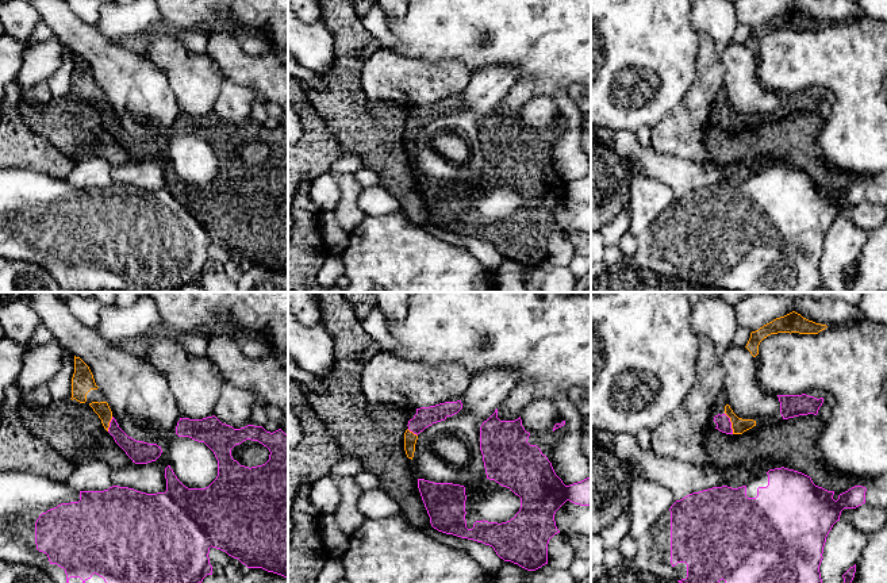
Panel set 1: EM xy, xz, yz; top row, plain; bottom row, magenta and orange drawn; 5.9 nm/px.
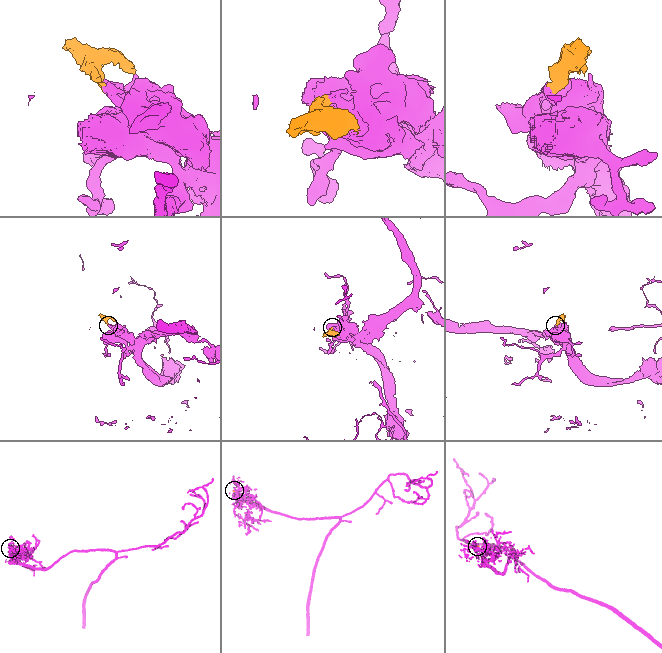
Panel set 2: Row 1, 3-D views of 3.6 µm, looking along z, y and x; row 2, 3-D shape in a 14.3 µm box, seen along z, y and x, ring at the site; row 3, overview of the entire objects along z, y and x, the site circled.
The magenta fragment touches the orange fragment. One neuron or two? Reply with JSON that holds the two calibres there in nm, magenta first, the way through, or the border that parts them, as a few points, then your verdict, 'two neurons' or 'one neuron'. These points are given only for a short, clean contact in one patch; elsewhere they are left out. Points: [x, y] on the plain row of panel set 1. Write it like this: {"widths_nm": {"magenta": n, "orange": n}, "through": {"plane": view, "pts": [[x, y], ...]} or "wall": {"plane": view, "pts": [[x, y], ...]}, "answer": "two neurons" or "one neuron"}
{"widths_nm": {"magenta": 90, "orange": 90}, "through": {"plane": "yz", "pts": [[724, 121], [730, 121], [738, 122]]}, "answer": "one neuron"}

